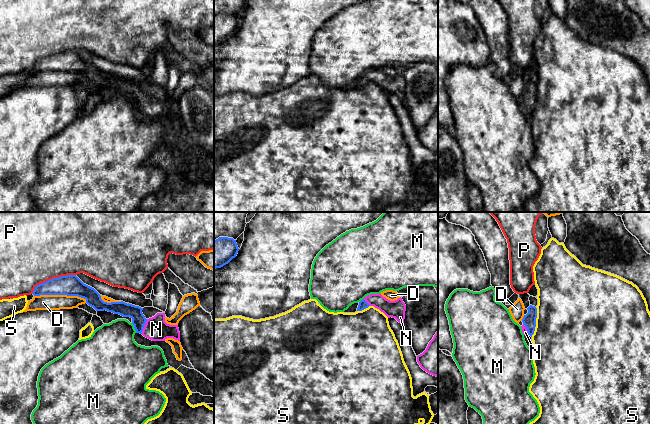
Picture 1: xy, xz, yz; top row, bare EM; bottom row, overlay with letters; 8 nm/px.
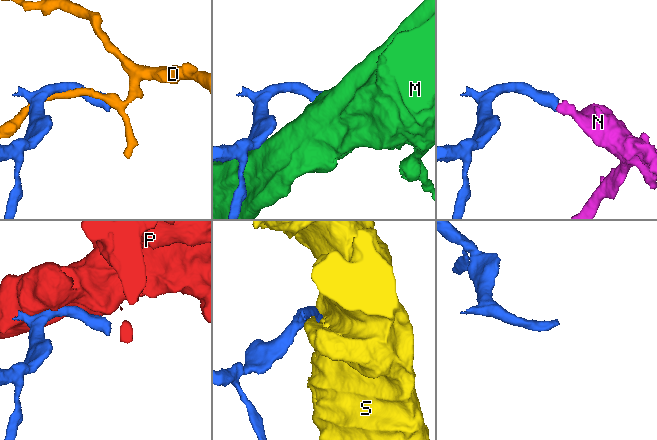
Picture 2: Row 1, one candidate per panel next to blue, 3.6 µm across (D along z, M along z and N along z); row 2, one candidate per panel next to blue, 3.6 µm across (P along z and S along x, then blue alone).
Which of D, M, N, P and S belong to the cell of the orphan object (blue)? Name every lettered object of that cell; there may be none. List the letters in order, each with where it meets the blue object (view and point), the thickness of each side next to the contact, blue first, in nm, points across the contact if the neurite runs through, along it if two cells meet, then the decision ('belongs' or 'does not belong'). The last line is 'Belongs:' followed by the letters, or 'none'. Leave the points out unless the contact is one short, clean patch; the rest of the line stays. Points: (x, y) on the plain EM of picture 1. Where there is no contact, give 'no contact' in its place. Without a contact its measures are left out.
D: xy (61, 70) | 170/130 nm | does not belong
M: xy (134, 103) | 110/380 nm | does not belong
N: xy (144, 101) | 110/190 nm | across xy (126, 86), (129, 86), (144, 101), (156, 105) | belongs
P: xy (53, 54) | 170/480 nm | does not belong
S: yz (535, 98) | 110/500 nm | does not belong
Belongs: N

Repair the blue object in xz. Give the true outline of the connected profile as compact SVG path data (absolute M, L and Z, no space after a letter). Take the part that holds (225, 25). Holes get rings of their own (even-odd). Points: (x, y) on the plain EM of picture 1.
M219 13L214 17L214 45L221 44L236 33L239 24L236 16Z

